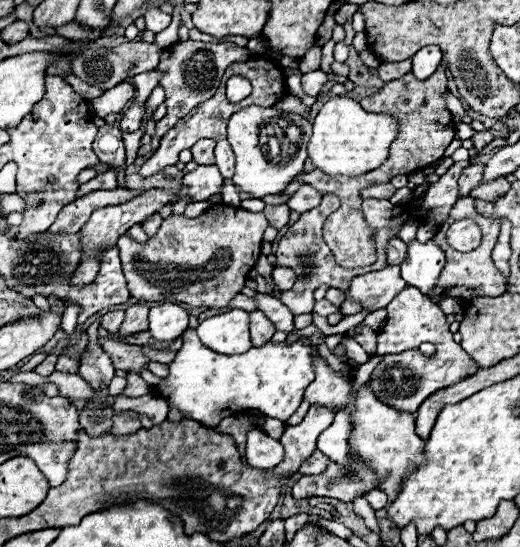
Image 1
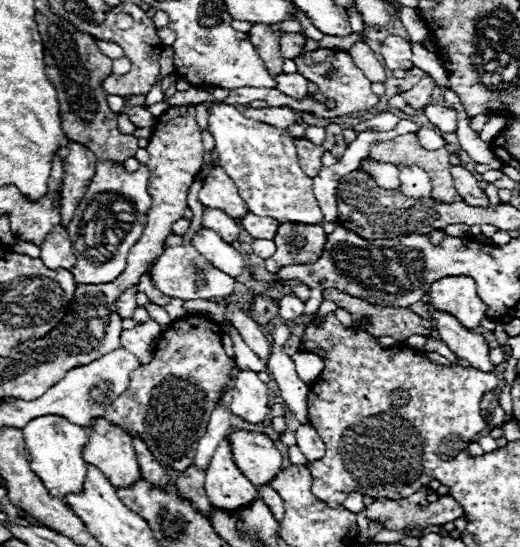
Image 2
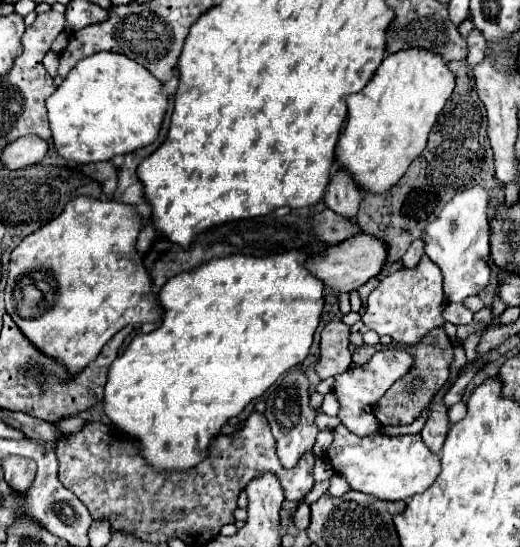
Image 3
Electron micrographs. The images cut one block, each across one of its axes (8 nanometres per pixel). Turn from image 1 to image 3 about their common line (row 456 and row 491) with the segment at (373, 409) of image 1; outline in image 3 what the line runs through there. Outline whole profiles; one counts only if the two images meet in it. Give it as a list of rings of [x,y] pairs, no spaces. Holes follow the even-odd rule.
[[[342,424],[334,430],[334,442],[328,458],[336,474],[344,476],[354,490],[372,494],[380,500],[410,500],[414,494],[424,492],[440,474],[440,458],[430,452],[420,434],[406,436],[354,436]]]

